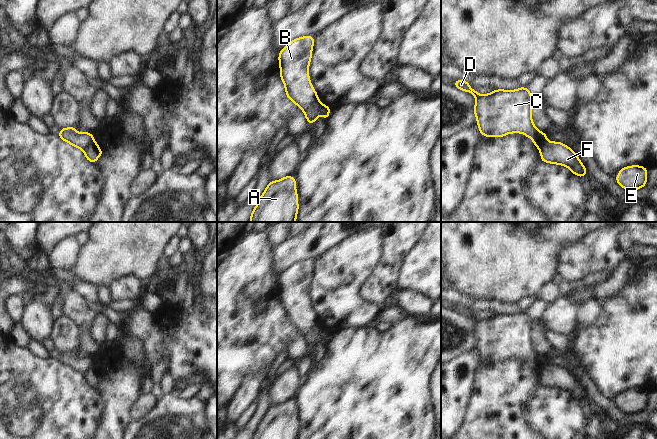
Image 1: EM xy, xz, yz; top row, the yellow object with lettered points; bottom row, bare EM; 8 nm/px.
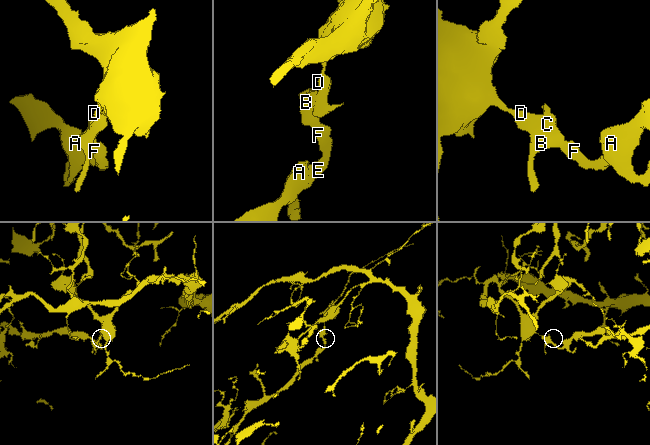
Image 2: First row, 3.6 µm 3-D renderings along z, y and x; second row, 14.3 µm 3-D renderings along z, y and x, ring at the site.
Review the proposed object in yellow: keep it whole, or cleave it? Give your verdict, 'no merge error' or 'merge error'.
merge error

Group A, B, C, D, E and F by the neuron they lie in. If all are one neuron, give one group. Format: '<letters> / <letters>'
A E F / B C D

